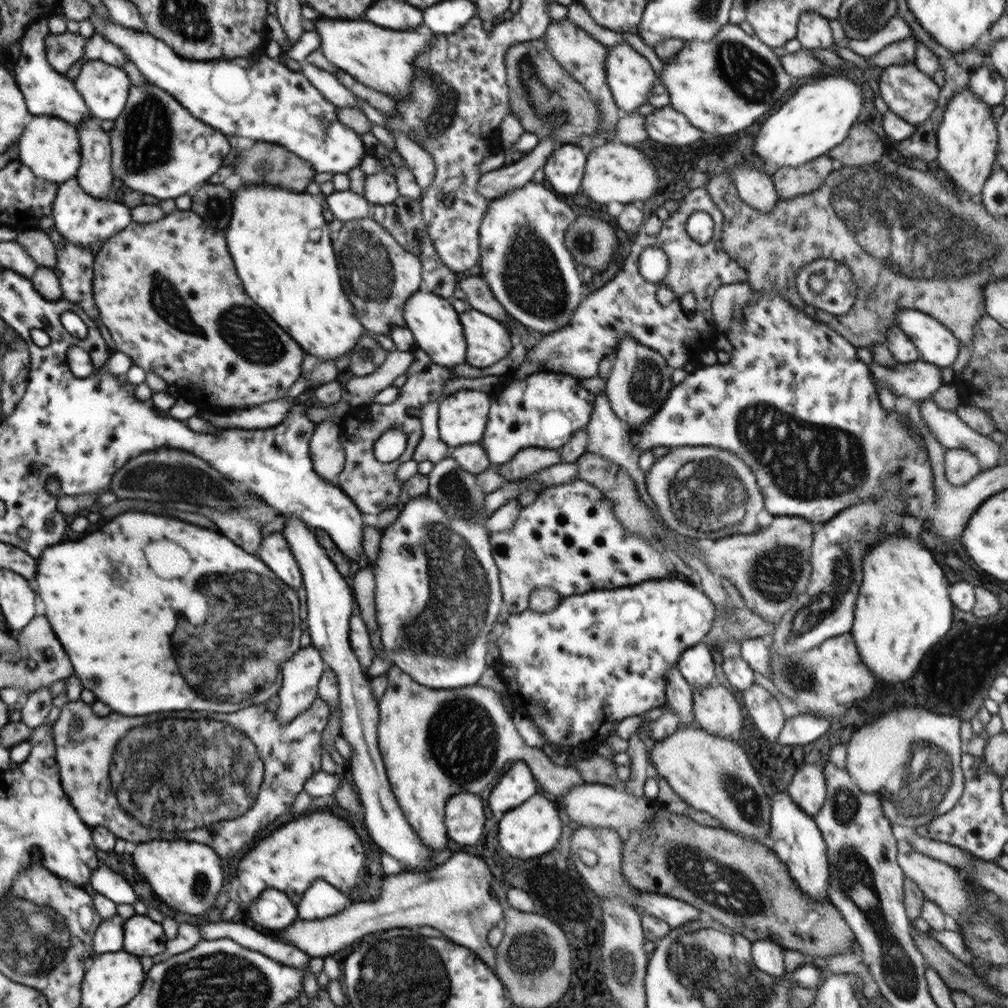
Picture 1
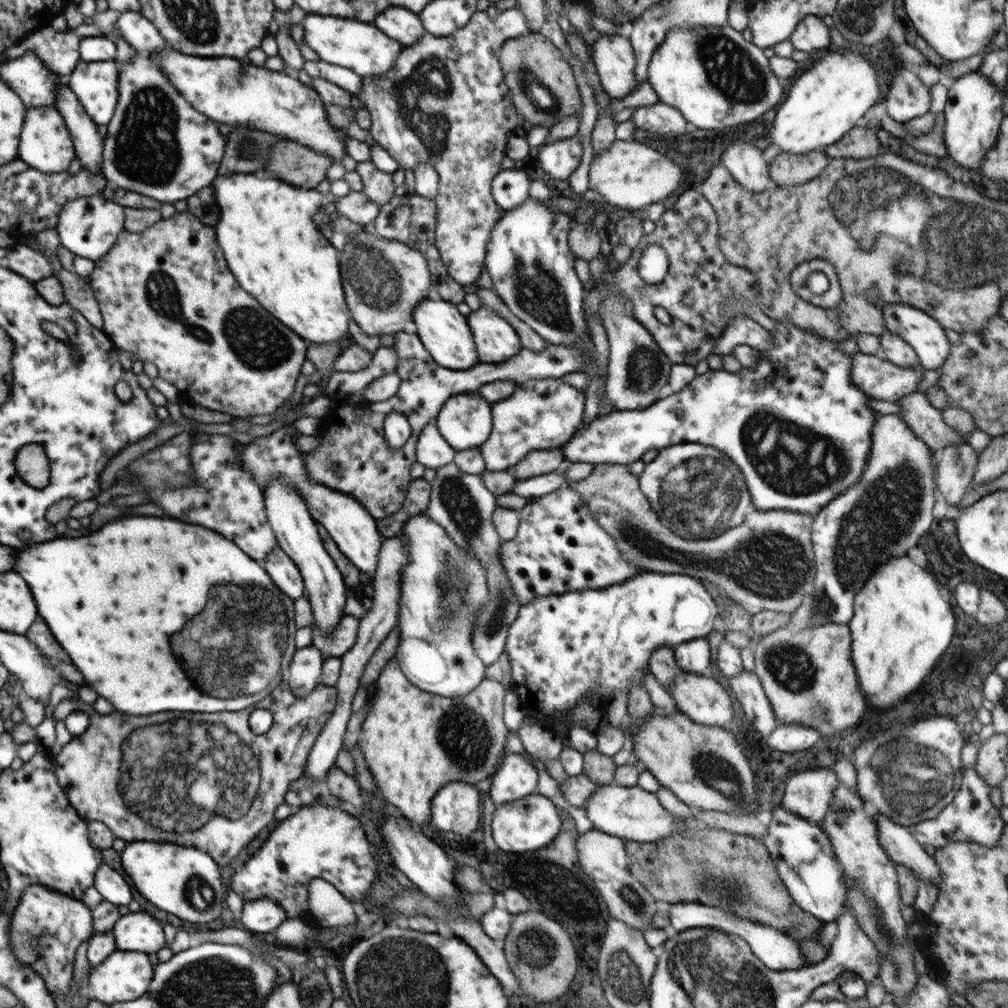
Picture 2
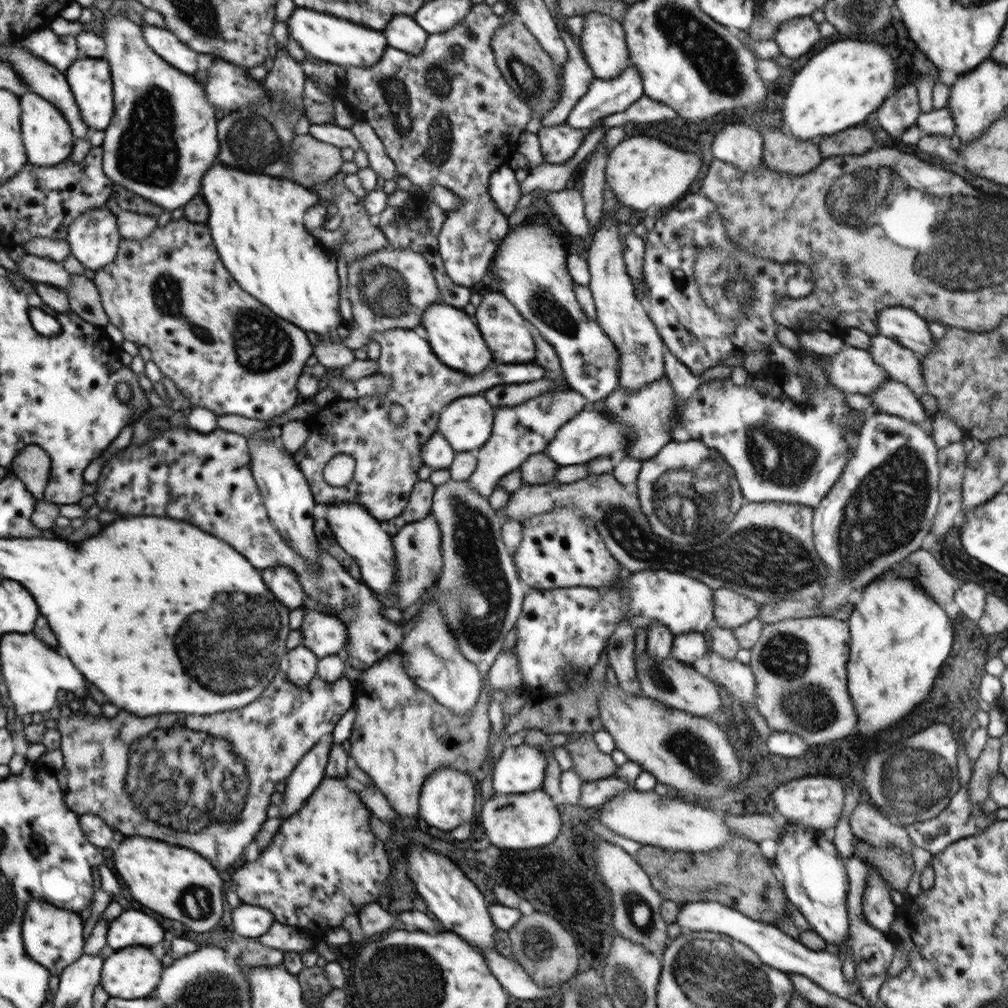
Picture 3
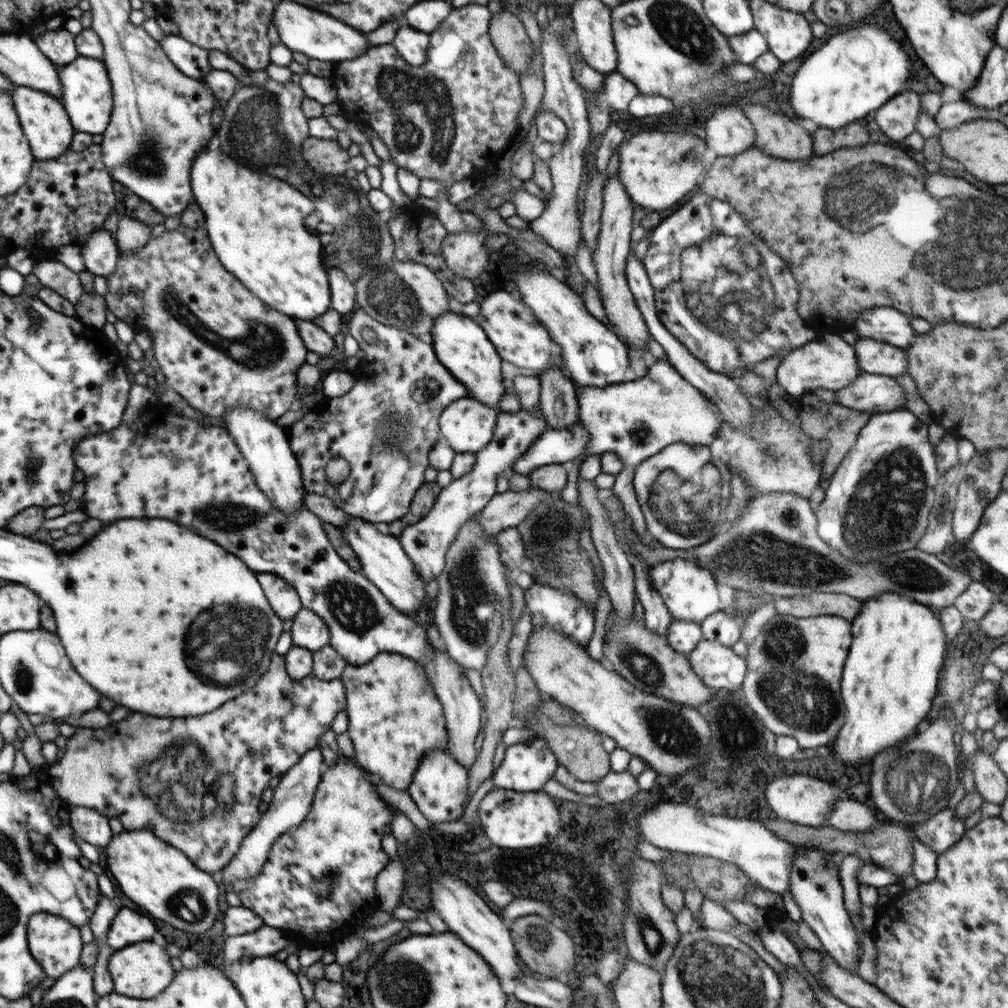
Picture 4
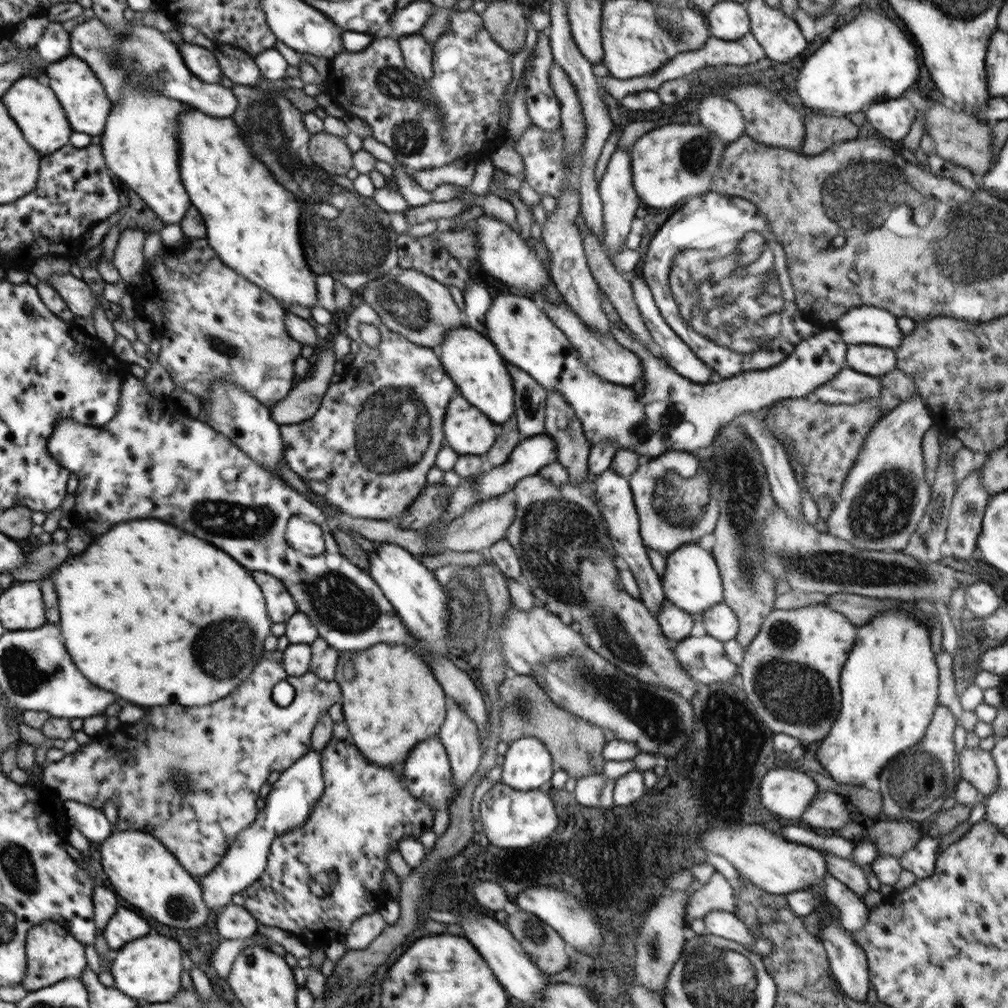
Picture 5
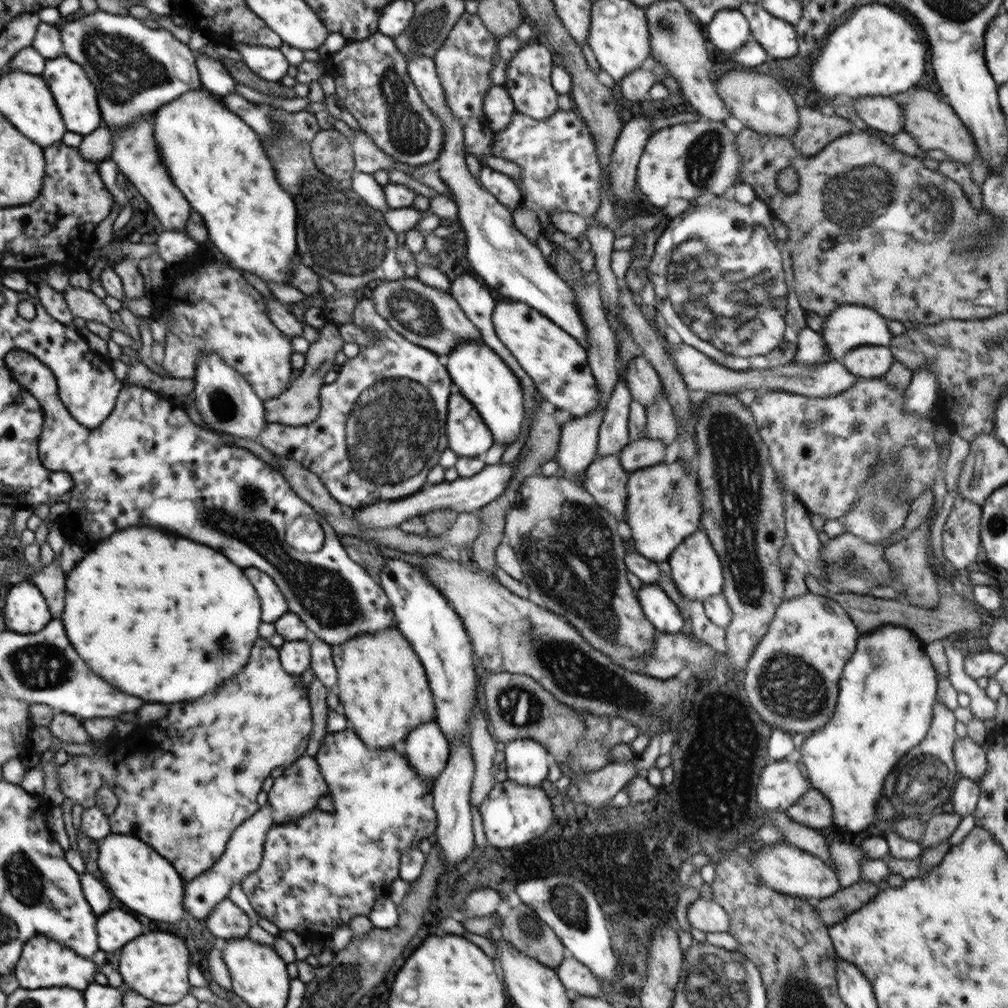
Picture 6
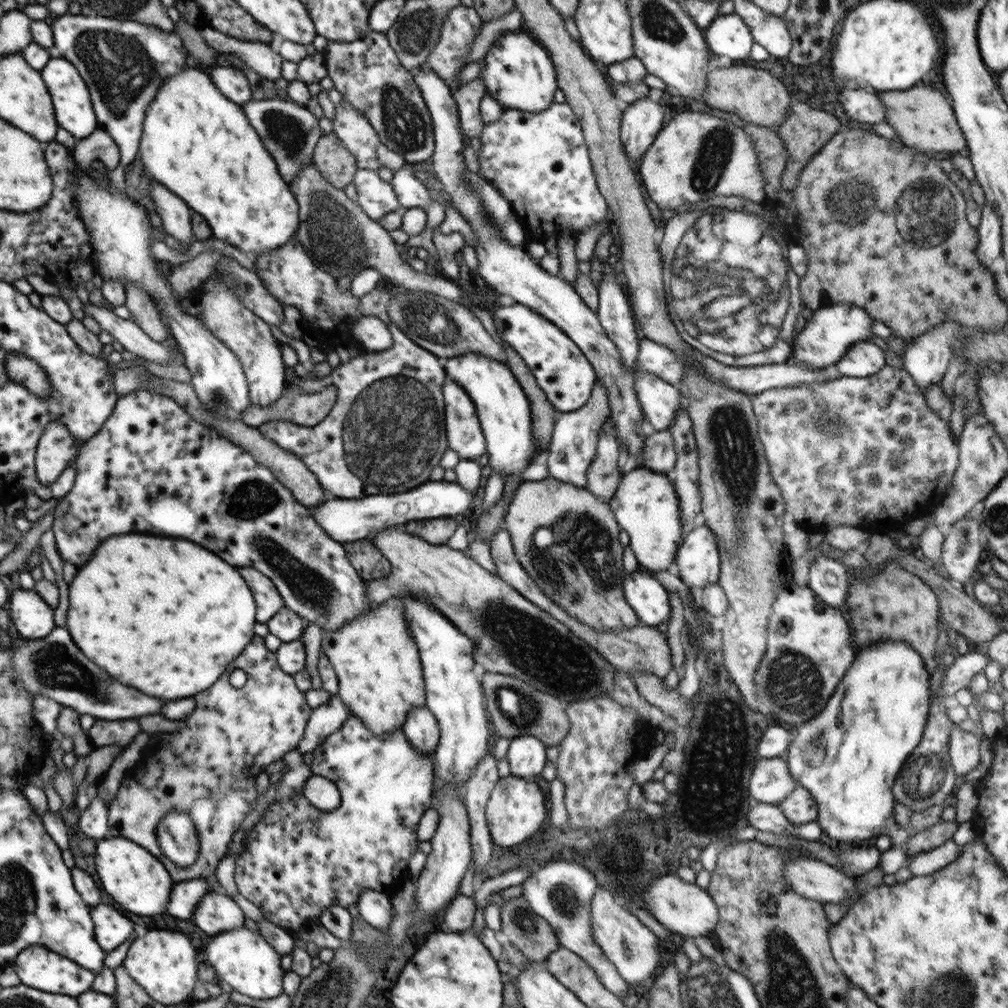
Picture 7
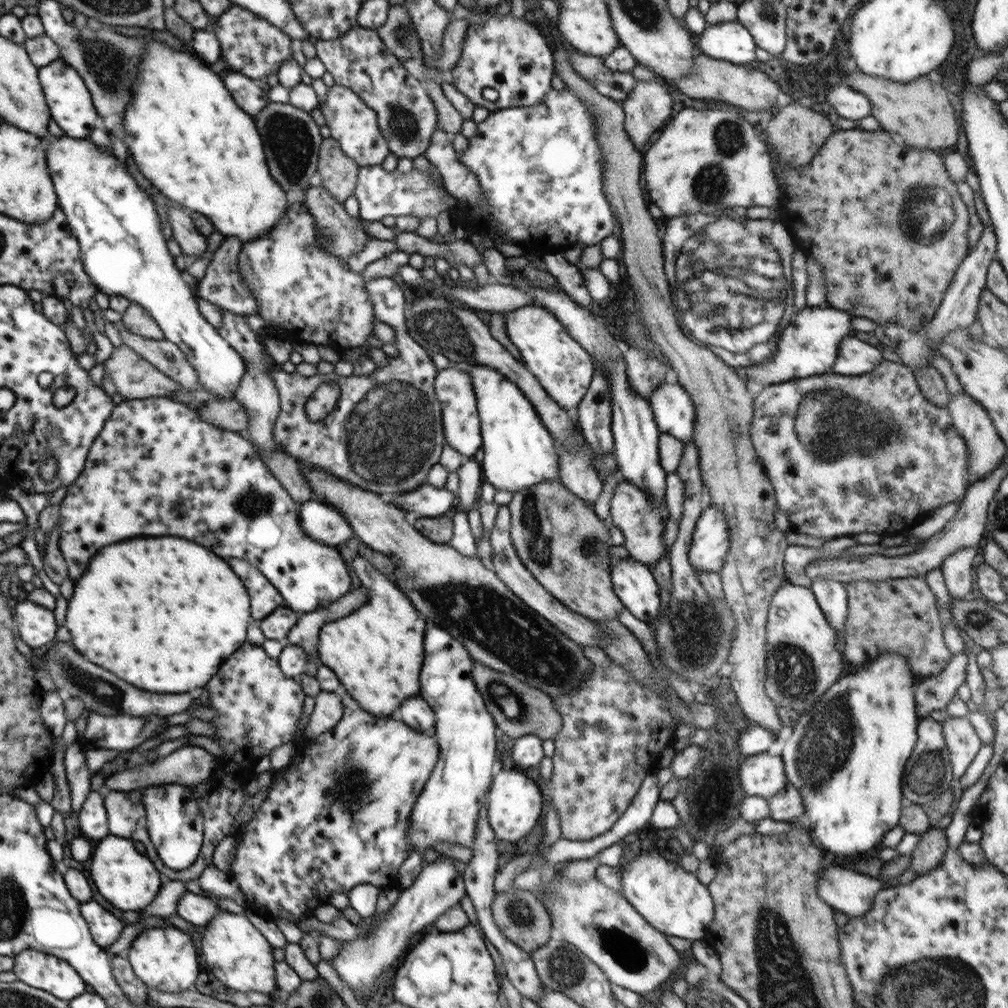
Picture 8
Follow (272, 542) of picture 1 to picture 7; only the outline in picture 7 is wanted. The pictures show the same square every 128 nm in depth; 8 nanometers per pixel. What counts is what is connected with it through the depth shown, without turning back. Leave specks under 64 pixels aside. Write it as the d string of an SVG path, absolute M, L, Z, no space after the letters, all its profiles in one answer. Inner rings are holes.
M255 567L244 568L244 578L252 582L256 590L256 602L260 602L260 622L267 623L283 607L283 599L273 582Z

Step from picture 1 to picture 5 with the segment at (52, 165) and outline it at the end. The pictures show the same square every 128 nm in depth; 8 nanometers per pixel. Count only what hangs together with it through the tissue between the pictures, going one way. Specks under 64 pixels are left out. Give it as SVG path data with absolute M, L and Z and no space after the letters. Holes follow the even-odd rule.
M34 76L20 77L2 96L4 106L7 106L8 114L23 130L26 139L40 155L49 155L69 144L69 138L74 129L67 119L62 103L55 91L45 81Z

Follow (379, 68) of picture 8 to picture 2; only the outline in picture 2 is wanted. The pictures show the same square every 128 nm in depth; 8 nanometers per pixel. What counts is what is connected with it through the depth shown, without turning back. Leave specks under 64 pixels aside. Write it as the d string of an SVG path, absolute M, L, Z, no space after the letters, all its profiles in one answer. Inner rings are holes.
M512 4L503 5L503 11L500 12L495 20L491 20L486 11L476 12L472 15L472 19L470 19L466 26L455 30L449 36L436 37L425 32L424 36L414 46L404 48L404 51L398 55L395 65L386 74L383 74L383 76L364 76L361 91L356 94L356 96L360 97L360 100L363 100L364 109L370 114L371 126L368 128L369 132L377 144L382 146L386 152L389 152L392 158L397 159L400 169L411 168L413 170L420 163L431 162L437 170L439 174L439 187L438 194L433 200L436 203L435 245L438 248L441 260L444 266L446 266L448 274L462 286L464 284L476 283L480 275L485 271L489 234L492 227L497 223L497 220L503 217L502 213L504 212L494 200L491 193L491 182L501 169L501 160L506 156L505 146L508 133L514 126L520 126L524 123L522 117L518 115L516 107L514 107L513 96L509 94L509 88L504 82L503 70L498 55L500 55L502 45L508 39L528 35L529 33L534 32L531 32L524 12L520 12Z

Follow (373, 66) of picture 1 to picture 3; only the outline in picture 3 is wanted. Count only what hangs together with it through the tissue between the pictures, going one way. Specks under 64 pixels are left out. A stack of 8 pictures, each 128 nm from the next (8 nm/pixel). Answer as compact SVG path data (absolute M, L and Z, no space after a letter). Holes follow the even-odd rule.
M296 8L288 17L288 34L312 58L343 66L374 66L388 48L382 31L368 28L354 22L318 13L309 9Z

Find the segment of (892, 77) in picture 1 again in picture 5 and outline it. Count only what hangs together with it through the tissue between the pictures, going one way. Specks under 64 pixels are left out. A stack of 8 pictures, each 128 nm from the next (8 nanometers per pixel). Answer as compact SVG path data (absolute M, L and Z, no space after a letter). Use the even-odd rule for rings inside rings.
M904 95L871 104L864 112L878 132L884 132L886 138L898 144L910 132L917 117L914 104Z

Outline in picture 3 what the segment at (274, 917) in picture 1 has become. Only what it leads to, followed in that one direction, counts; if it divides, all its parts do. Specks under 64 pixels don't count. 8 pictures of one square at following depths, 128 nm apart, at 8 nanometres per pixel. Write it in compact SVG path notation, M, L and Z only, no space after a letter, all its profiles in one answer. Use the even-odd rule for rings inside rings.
M244 902L238 908L232 909L231 913L234 936L258 939L270 930L275 921L274 915L269 910Z

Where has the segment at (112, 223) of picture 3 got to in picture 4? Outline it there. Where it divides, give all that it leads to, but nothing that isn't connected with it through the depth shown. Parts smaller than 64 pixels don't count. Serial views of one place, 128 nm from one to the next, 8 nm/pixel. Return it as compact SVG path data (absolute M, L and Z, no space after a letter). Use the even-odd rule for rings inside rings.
M96 227L80 247L86 271L103 277L114 272L120 256L119 246L104 227Z

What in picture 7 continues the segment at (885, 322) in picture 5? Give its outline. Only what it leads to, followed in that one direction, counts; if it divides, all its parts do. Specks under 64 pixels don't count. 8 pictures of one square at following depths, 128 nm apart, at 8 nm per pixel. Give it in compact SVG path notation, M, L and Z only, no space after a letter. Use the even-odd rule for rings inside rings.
M848 303L828 304L826 307L813 311L813 317L806 326L795 335L793 356L788 362L804 365L811 369L823 369L836 365L855 342L870 340L873 336L873 320L871 316L858 305Z

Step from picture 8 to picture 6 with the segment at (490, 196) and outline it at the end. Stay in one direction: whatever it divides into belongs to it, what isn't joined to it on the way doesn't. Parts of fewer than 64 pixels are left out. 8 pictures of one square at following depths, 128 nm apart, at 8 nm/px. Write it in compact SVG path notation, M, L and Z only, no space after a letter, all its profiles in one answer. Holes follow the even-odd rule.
M558 109L552 117L548 117L544 121L536 120L516 111L506 128L495 132L491 151L494 156L501 156L505 160L516 162L522 169L523 187L526 195L523 196L520 204L525 204L534 212L546 210L550 214L554 211L568 211L582 215L584 218L590 218L600 206L600 187L605 184L602 180L601 164L597 157L591 132L585 122L572 111Z

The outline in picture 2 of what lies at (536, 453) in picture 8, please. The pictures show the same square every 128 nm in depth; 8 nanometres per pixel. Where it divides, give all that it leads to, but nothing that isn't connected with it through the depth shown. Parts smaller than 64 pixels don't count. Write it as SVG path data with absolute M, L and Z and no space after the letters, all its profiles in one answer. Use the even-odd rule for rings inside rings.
M426 298L413 310L412 318L419 339L438 366L452 370L468 370L480 363L467 317L456 309L455 304L442 299Z

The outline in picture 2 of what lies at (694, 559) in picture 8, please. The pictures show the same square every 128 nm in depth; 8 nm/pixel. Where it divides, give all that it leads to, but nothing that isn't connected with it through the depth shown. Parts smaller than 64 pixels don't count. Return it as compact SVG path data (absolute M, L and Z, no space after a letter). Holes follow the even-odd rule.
M641 571L629 578L626 582L622 582L620 585L613 585L604 589L589 589L568 592L562 595L536 597L532 599L528 605L520 607L518 616L509 626L508 636L505 642L505 651L508 654L511 666L511 680L513 681L512 689L518 695L521 706L528 719L551 727L552 730L558 733L558 737L564 740L568 737L568 733L577 726L577 722L569 713L573 710L573 708L576 708L581 702L591 702L588 697L592 696L604 697L604 699L599 700L599 704L607 708L608 701L616 690L624 692L624 694L627 694L628 696L631 684L639 682L639 684L644 685L644 675L649 671L651 656L653 656L657 648L667 646L668 648L674 649L675 646L678 646L683 642L688 642L689 640L694 640L696 638L707 637L708 634L712 632L718 616L718 605L714 602L712 596L708 593L708 590L706 590L701 582L694 577L676 573Z

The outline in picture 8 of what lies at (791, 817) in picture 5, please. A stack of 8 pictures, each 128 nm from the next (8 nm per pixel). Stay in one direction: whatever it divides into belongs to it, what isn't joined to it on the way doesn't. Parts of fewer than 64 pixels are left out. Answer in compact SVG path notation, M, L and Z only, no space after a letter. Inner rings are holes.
M767 752L754 754L740 766L741 787L748 796L760 796L768 800L776 796L788 784L782 757Z

